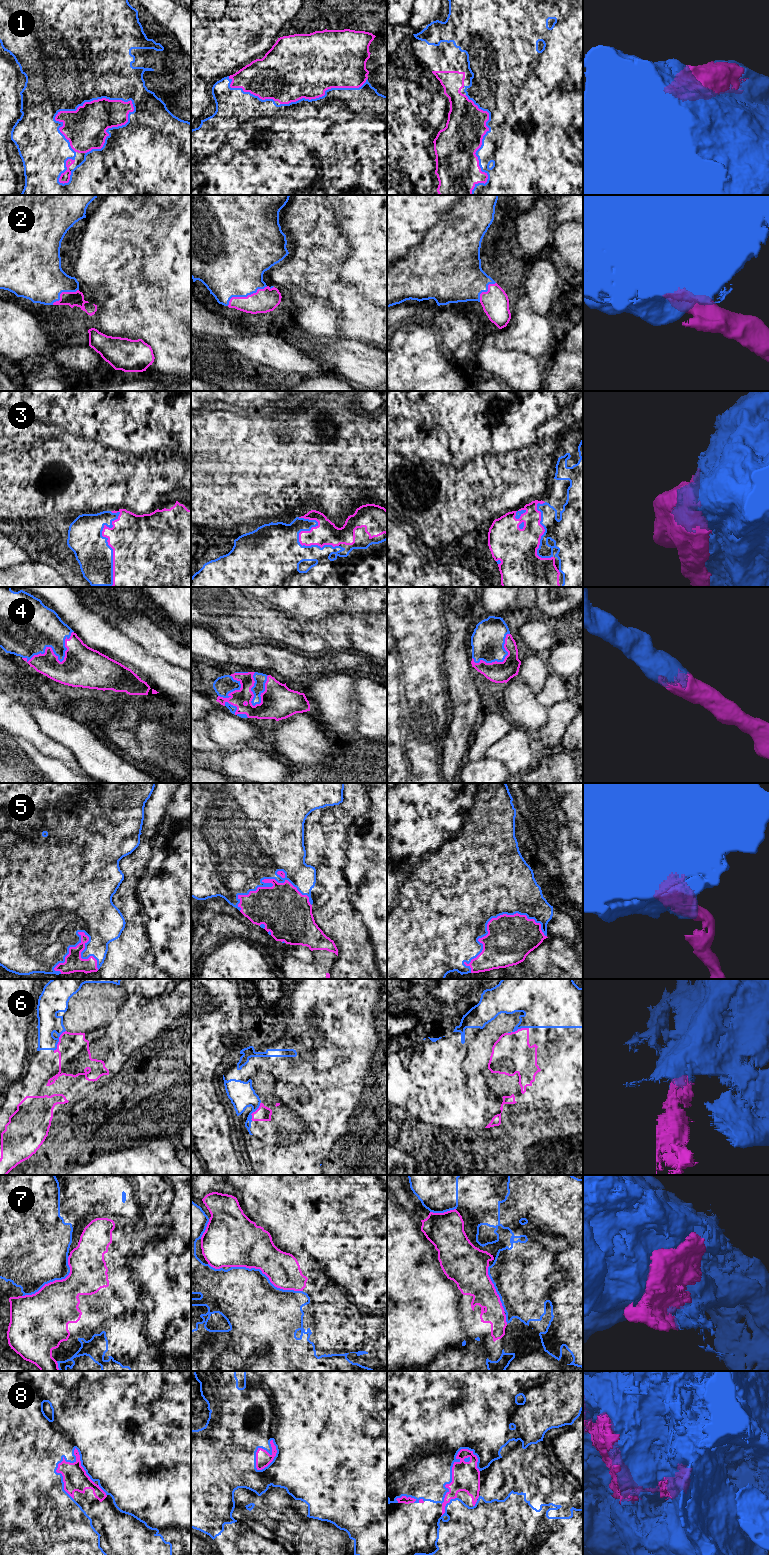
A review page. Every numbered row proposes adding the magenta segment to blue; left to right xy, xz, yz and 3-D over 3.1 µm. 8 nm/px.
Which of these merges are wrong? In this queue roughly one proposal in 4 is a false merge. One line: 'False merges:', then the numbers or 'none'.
False merges: 7

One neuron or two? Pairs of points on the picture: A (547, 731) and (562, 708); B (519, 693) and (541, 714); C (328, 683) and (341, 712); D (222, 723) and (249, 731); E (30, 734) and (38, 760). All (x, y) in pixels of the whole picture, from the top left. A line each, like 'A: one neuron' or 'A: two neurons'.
A: one neuron
B: one neuron
C: one neuron
D: one neuron
E: two neurons

